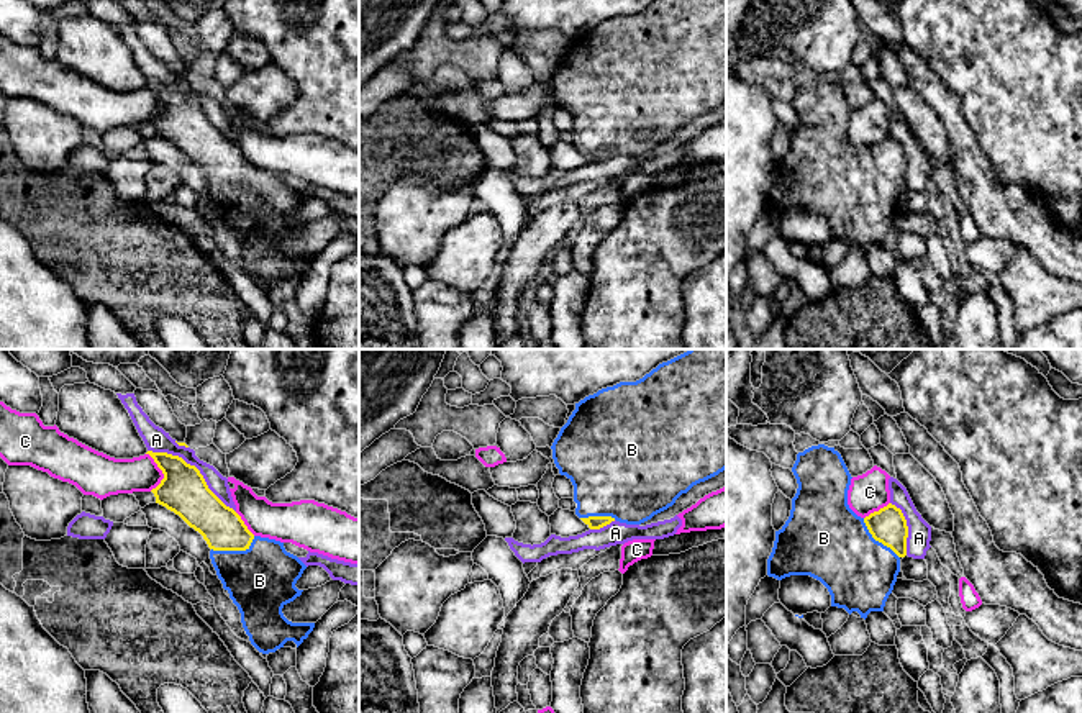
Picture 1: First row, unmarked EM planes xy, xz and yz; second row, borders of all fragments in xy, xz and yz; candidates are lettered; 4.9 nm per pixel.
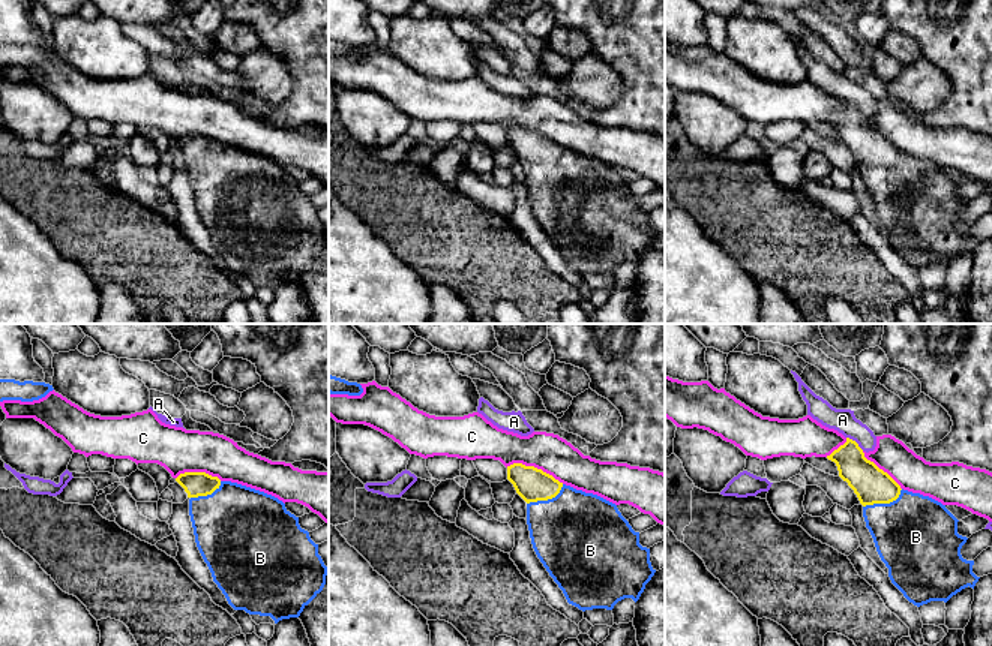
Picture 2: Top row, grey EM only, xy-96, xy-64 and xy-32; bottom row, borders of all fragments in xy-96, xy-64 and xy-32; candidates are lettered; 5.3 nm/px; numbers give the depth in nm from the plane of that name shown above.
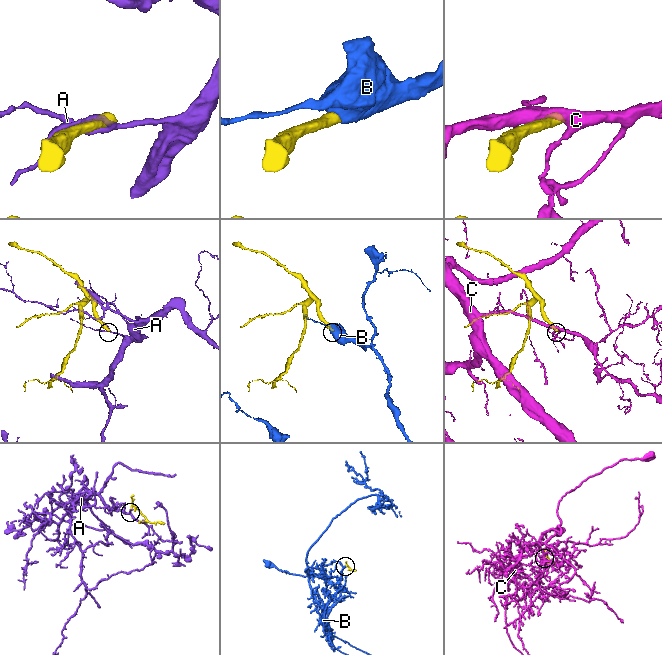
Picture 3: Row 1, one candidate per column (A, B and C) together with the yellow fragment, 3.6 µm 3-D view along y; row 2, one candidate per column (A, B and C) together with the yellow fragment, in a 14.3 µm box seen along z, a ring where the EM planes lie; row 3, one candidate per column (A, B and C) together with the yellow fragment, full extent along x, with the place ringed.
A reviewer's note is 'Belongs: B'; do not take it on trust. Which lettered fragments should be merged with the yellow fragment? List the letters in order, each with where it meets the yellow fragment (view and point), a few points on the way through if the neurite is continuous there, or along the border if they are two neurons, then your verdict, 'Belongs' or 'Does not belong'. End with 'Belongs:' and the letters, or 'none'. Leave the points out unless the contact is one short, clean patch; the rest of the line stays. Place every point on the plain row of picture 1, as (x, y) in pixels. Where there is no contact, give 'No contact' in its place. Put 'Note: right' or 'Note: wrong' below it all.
A: Touches yellow at xy (195, 100). Does not belong
B: Touches yellow at xy (235, 182). Path across: xy (223, 163), (235, 182), (259, 213). Belongs
C: Touches yellow at xy (163, 105). Does not belong
Belongs: B
Note: right

